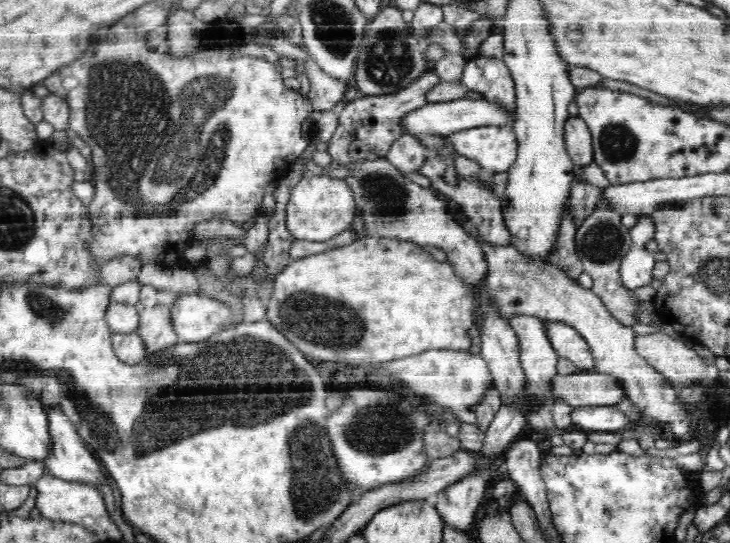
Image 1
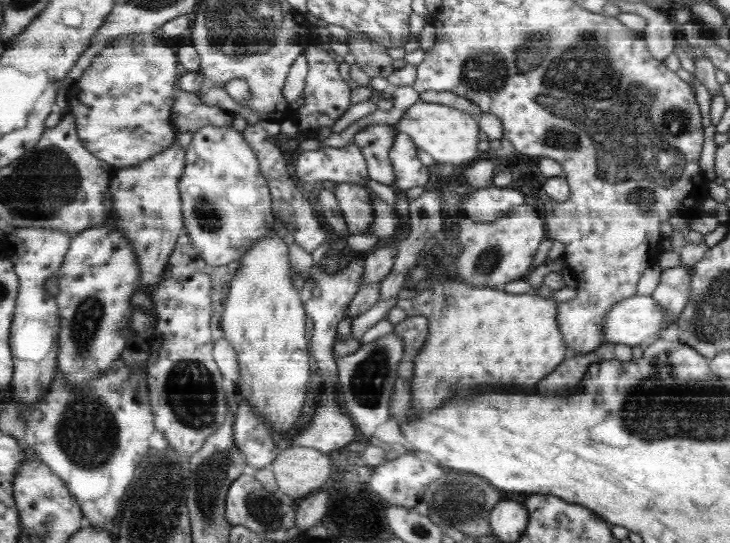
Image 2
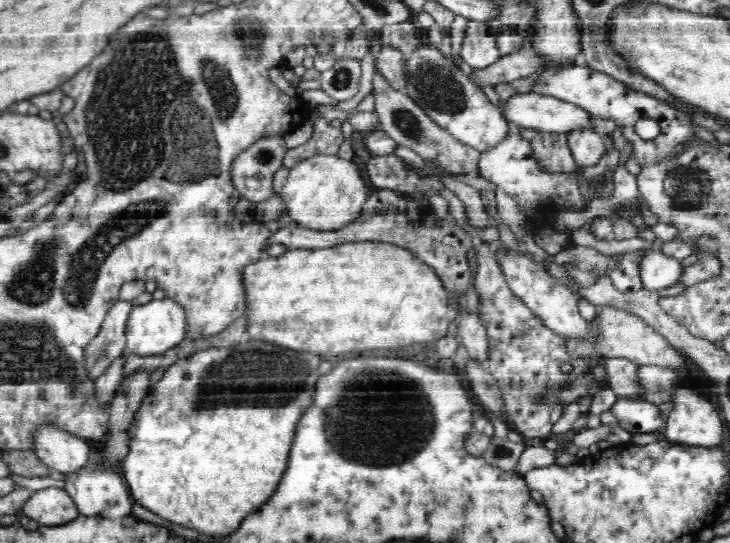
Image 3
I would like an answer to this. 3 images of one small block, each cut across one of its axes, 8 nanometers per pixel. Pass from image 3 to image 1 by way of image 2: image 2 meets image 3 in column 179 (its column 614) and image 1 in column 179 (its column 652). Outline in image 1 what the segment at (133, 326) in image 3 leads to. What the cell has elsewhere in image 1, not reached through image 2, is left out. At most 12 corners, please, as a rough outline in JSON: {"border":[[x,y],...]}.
{"border":[[196,293],[171,302],[180,343],[200,342],[233,319],[232,308]]}

